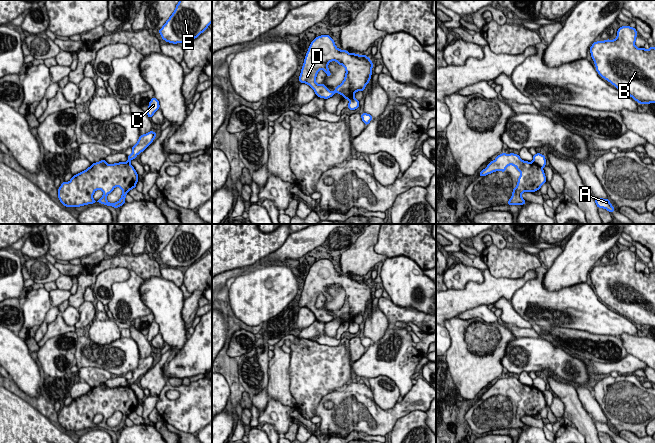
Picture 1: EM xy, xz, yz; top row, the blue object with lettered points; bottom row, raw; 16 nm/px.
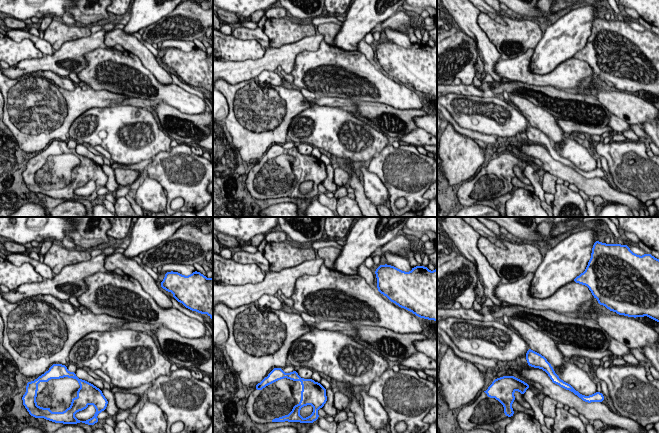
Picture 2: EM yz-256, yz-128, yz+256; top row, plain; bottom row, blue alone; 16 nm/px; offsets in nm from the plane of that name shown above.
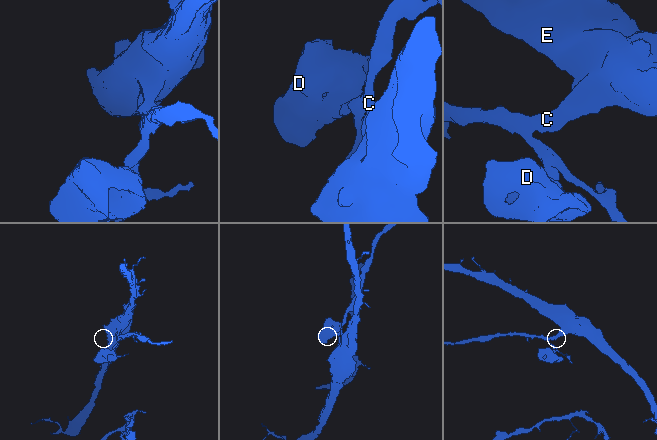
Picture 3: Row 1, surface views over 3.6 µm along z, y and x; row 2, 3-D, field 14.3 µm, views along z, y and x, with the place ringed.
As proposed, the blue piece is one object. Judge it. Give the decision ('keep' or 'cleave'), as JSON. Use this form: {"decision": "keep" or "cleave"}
{"decision": "cleave"}

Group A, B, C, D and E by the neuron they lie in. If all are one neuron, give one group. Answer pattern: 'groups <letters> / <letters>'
groups A B C E / D

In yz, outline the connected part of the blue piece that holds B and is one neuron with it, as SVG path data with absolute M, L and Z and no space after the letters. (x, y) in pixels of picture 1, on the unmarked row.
M622 250L614 264L594 266L590 271L591 281L598 298L620 315L631 320L640 328L655 327L655 271L649 274L635 270L637 255Z

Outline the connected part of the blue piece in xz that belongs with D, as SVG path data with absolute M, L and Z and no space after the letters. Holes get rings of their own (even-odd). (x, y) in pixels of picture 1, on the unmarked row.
M321 259L316 261L309 270L299 306L308 308L317 321L328 323L335 317L339 317L344 321L343 323L350 324L354 322L357 315L364 315L371 303L372 291L373 287L366 279L350 278L349 275L340 274L336 271L333 262L329 259ZM331 285L343 289L346 294L343 306L334 312L334 316L328 314L324 308L315 306L320 293L326 296L327 301L331 300L328 293Z

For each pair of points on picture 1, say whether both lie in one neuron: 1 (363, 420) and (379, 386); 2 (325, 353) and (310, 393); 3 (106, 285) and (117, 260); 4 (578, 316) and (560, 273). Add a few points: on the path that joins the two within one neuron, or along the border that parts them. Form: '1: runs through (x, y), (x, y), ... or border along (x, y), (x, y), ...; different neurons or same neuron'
1: border along (369, 387), (380, 407), (390, 409), (395, 405); different neurons
2: runs through (323, 363), (314, 372), (310, 383); same neuron
3: border along (129, 270), (104, 269), (95, 282); different neurons
4: border along (585, 281), (557, 290), (547, 290), (543, 286); different neurons

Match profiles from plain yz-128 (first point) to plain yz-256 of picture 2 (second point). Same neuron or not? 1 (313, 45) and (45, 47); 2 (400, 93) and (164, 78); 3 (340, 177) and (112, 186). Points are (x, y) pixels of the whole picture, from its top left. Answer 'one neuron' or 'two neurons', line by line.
1: two neurons
2: two neurons
3: two neurons

